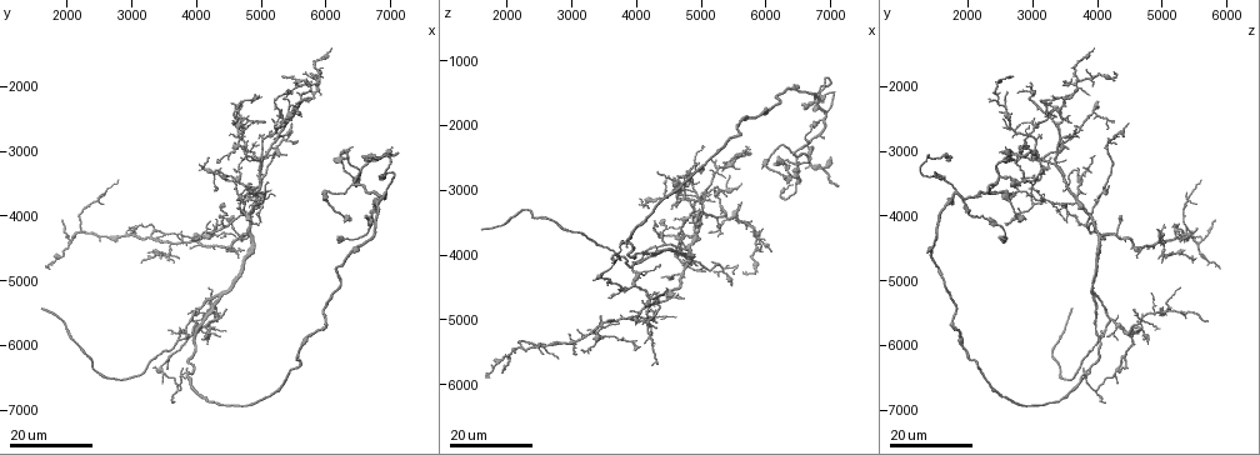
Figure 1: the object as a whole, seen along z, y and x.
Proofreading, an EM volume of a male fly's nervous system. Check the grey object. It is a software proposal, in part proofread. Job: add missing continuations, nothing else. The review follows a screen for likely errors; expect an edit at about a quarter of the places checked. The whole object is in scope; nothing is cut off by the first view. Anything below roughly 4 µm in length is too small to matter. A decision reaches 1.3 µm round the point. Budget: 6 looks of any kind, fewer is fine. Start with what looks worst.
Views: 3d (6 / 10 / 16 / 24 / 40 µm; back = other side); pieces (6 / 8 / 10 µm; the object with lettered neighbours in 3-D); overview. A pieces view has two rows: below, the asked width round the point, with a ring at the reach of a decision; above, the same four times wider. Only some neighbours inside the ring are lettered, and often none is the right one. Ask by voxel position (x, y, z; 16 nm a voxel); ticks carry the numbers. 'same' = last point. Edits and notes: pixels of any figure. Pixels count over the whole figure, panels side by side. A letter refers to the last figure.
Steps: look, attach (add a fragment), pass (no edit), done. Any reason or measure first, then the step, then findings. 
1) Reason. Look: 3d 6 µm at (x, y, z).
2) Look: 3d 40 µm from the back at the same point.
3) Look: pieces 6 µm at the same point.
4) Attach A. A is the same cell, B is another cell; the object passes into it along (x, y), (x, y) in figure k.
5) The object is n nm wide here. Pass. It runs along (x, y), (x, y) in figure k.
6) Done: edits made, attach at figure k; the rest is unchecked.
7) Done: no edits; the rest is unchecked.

Long arm stops here. Look: 3d 24 µm at (5300, 1900, 2700).

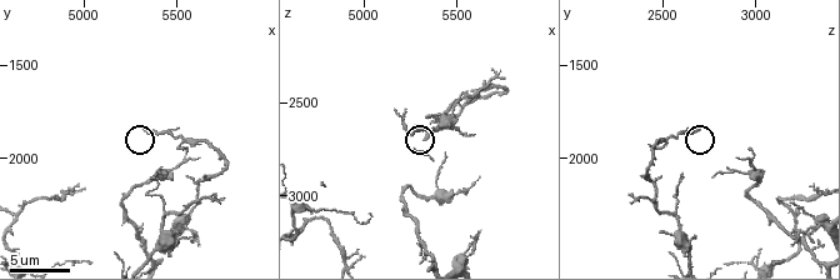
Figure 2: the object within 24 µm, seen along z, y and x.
Look: pieces 10 µm at (5340, 1840, 2700).

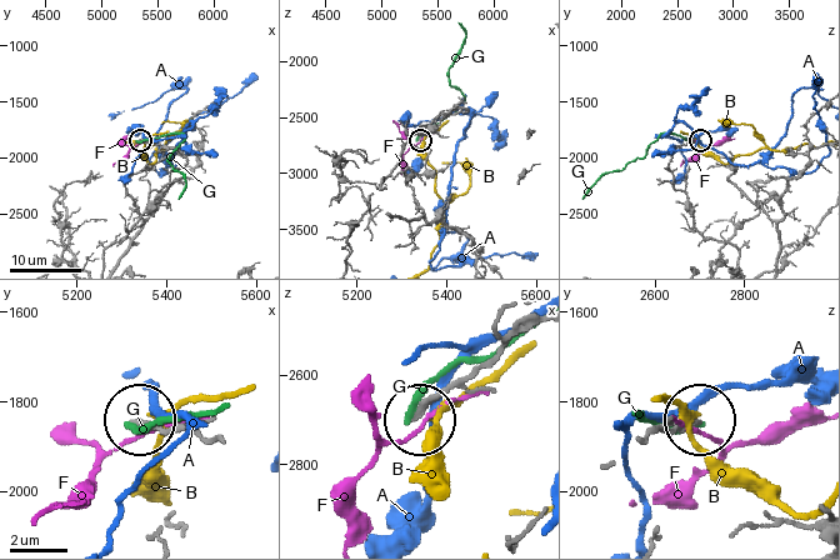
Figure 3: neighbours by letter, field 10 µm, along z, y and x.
Pass. A, B, F and G are other cells; none of them fits.

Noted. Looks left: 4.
Branch stops here. Look: 3d 24 µm at (1600, 5400, 3600).

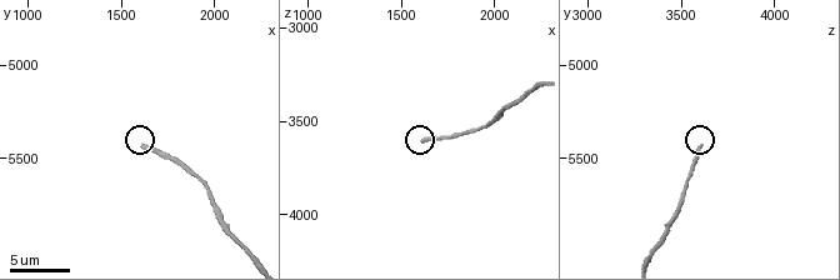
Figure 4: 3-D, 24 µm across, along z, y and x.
Look: pieces 8 µm at (1600, 5440, 3620).

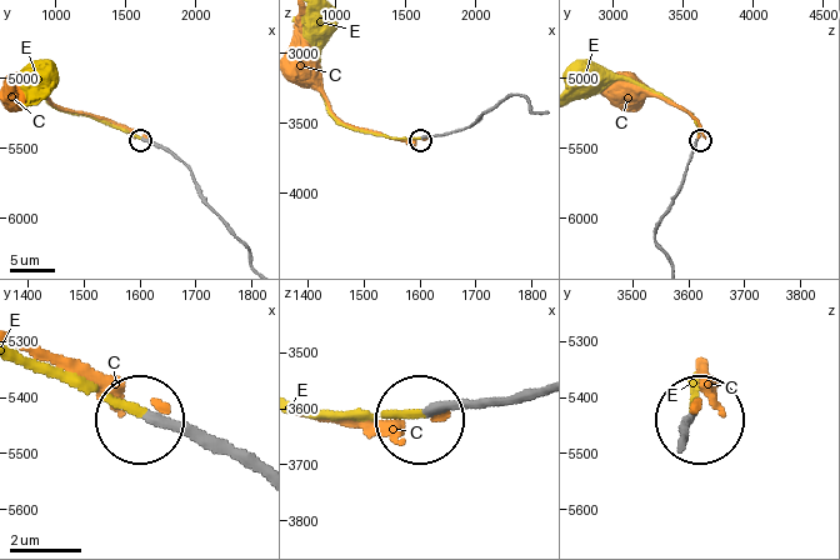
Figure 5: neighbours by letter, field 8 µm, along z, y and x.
Attach E. E is the same cell, C is another cell; the object passes into it along (680, 448), (689, 385) in figure 5; it goes on there.

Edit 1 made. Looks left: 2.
Done: edits made, attach at figure 5; the rest is unchecked.

